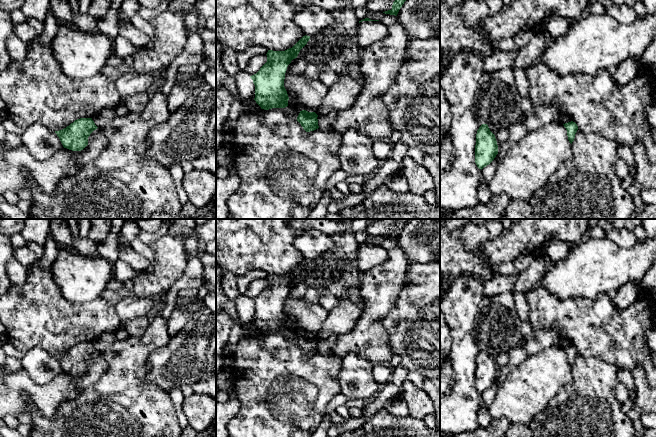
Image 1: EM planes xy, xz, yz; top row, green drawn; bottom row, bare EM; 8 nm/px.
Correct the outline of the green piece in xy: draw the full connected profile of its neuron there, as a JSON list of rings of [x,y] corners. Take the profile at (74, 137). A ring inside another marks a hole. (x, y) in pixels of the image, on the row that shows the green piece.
[[[80,118],[66,128],[55,131],[64,148],[81,151],[88,145],[88,137],[98,127],[92,118]]]

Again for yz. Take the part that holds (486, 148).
[[[482,124],[477,130],[475,145],[475,163],[479,169],[489,165],[498,154],[495,135],[487,124]]]

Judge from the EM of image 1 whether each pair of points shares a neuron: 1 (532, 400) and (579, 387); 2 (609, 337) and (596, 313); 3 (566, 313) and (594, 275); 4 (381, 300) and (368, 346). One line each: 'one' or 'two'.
1: two
2: one
3: two
4: one

